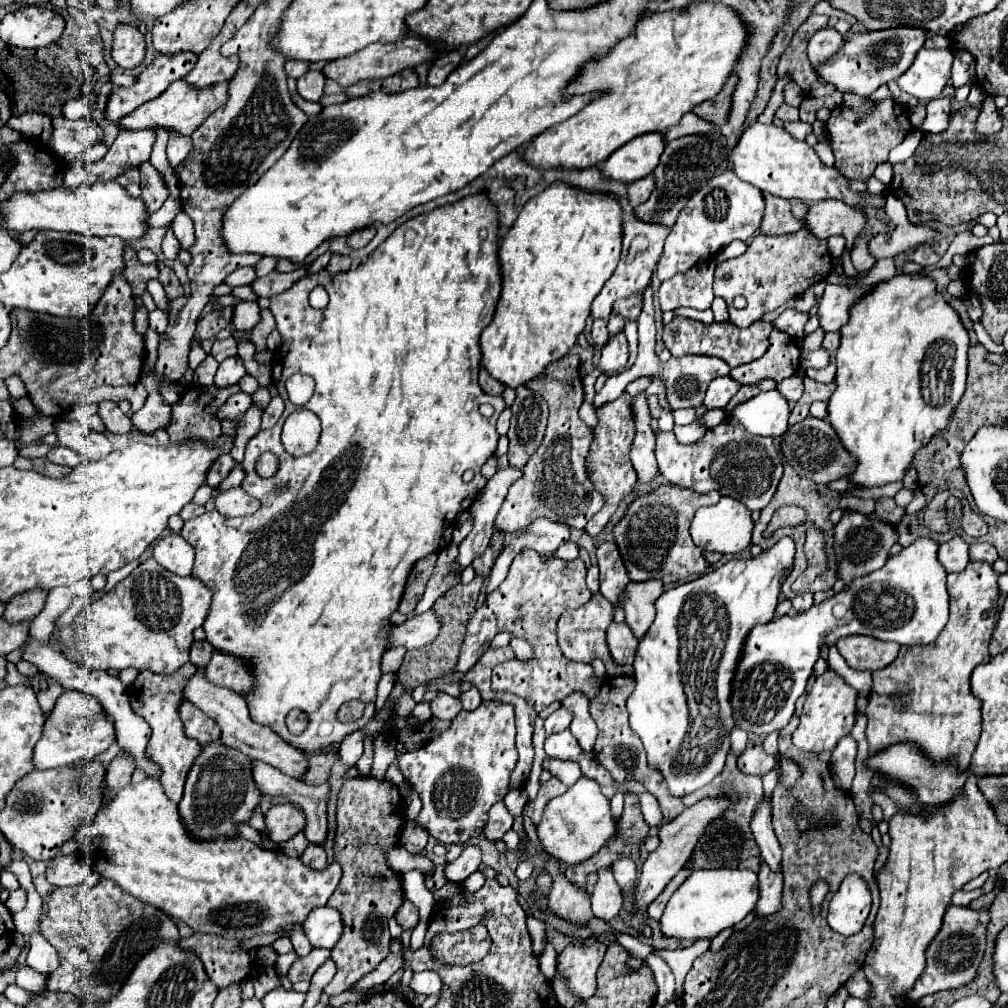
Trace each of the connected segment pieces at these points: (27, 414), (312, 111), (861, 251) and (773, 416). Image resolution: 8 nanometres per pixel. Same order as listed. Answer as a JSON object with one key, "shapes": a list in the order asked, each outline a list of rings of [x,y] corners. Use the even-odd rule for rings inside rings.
{"shapes":[[[[27,396],[21,398],[21,400],[13,400],[13,408],[15,408],[17,414],[23,416],[23,418],[31,418],[31,416],[35,414],[35,406],[33,406],[33,402],[31,402]]],[[[295,94],[295,96],[291,96],[293,98],[293,102],[307,114],[307,116],[317,116],[321,110],[323,110],[323,106],[319,104],[319,102],[307,102],[307,100],[303,100],[299,94]]],[[[863,238],[853,246],[853,250],[851,250],[851,260],[853,260],[853,266],[855,266],[857,272],[869,270],[869,268],[873,268],[875,262],[877,262],[877,260],[869,254],[869,250],[867,250],[867,240],[863,240]]],[[[767,390],[735,406],[729,418],[737,418],[751,434],[777,438],[789,426],[789,406],[777,390]]]]}

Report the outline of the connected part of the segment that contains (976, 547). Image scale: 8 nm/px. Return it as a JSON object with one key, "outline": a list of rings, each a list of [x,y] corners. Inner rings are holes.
{"outline":[[[973,544],[971,548],[969,548],[969,558],[971,560],[985,560],[985,562],[989,562],[989,564],[993,564],[999,556],[997,556],[997,550],[993,550],[993,546],[991,544]]]}

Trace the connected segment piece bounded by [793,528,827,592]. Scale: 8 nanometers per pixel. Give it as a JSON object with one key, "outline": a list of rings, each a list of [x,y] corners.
{"outline":[[[811,528],[807,532],[807,540],[805,540],[805,556],[807,556],[807,568],[805,572],[793,582],[793,590],[795,592],[807,592],[809,584],[817,578],[817,574],[825,568],[827,564],[827,554],[823,550],[825,540],[823,540],[823,532],[817,528]]]}

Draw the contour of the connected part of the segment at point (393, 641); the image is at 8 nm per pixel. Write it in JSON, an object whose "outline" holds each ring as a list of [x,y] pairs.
{"outline":[[[425,612],[417,618],[409,618],[403,624],[391,624],[389,626],[389,650],[391,648],[421,648],[429,644],[439,634],[439,622],[433,616],[433,612]]]}

